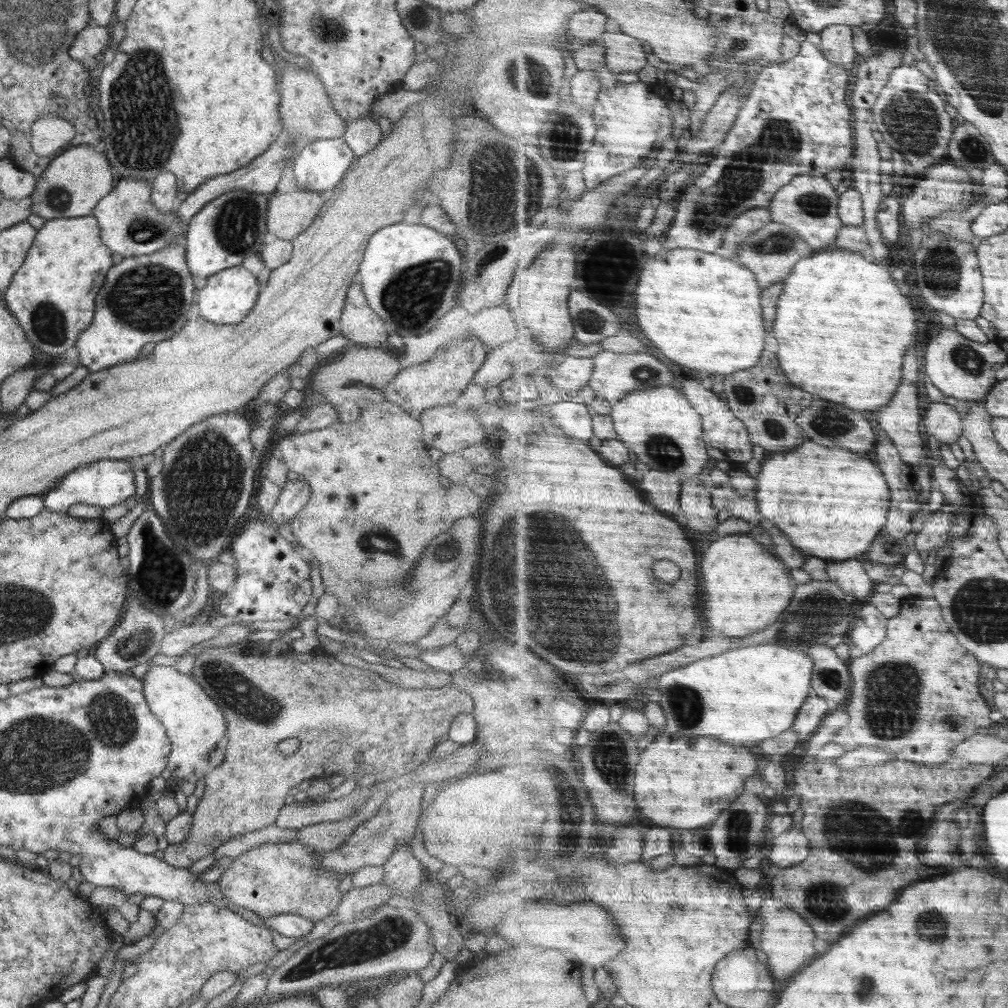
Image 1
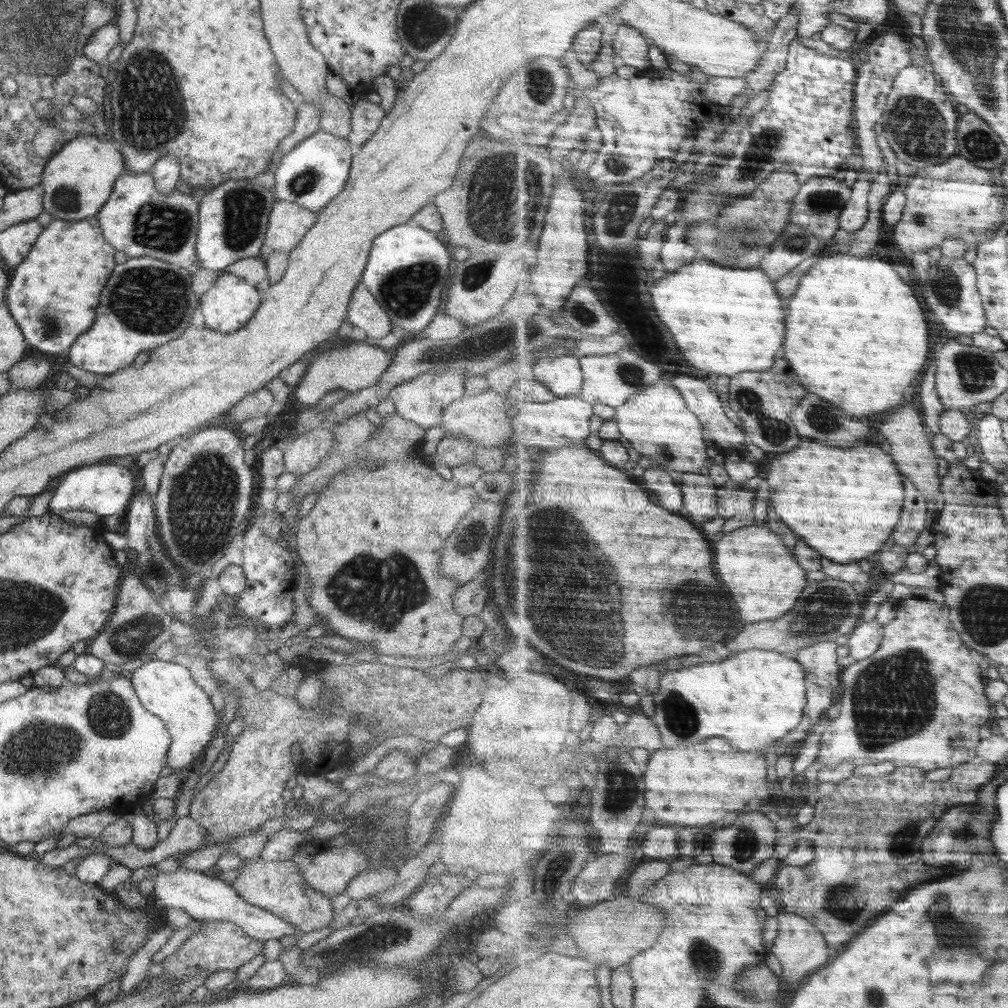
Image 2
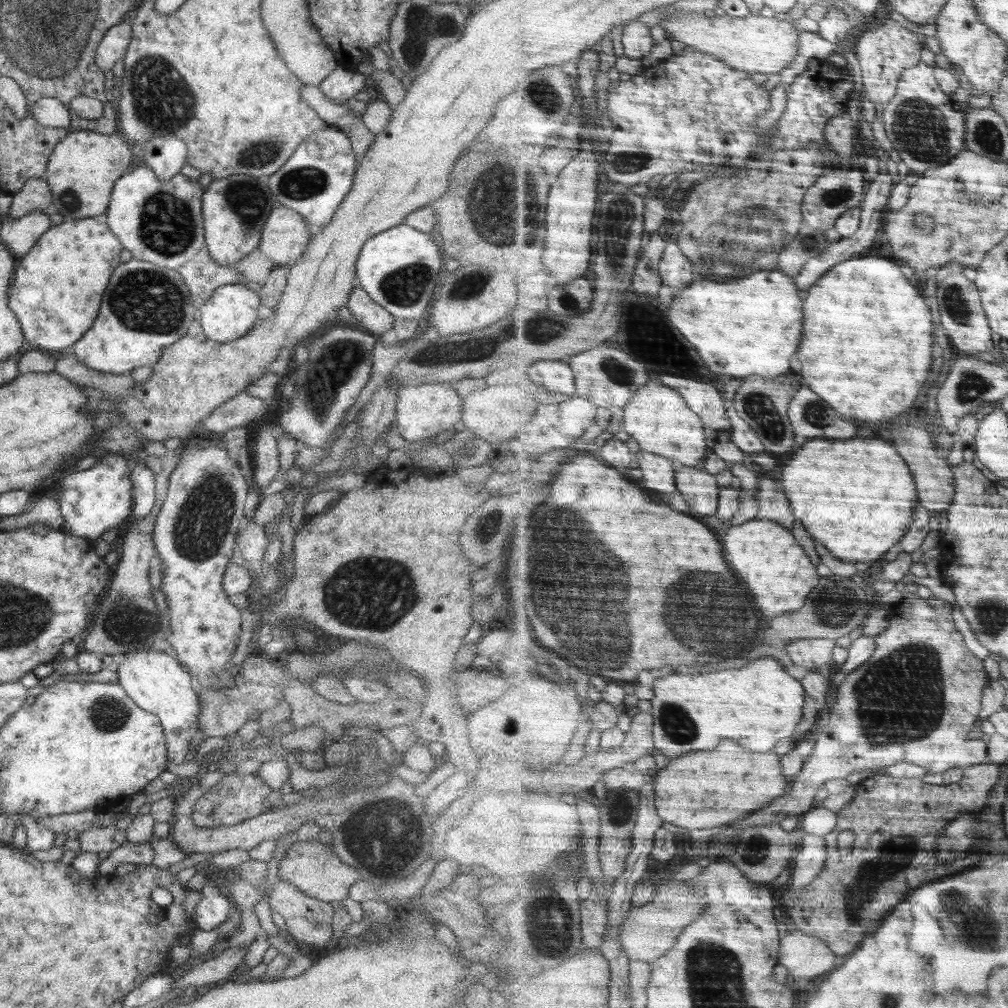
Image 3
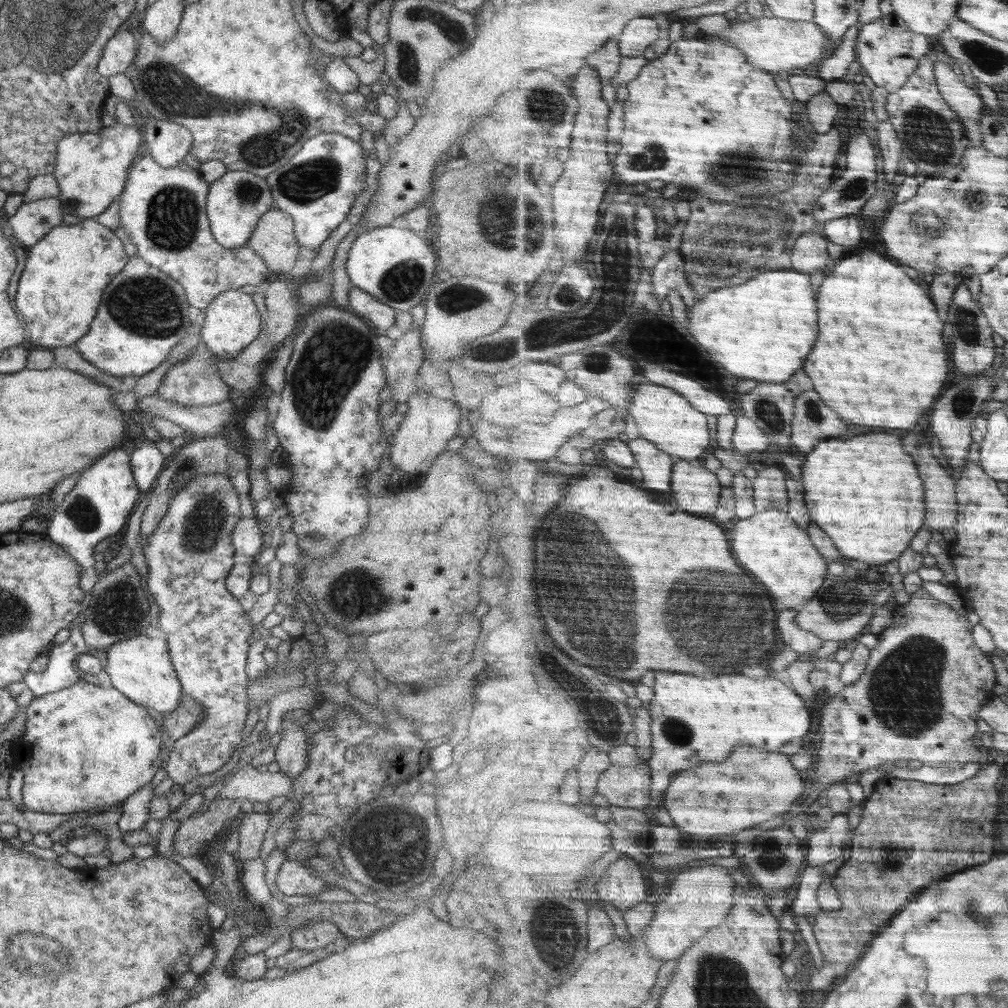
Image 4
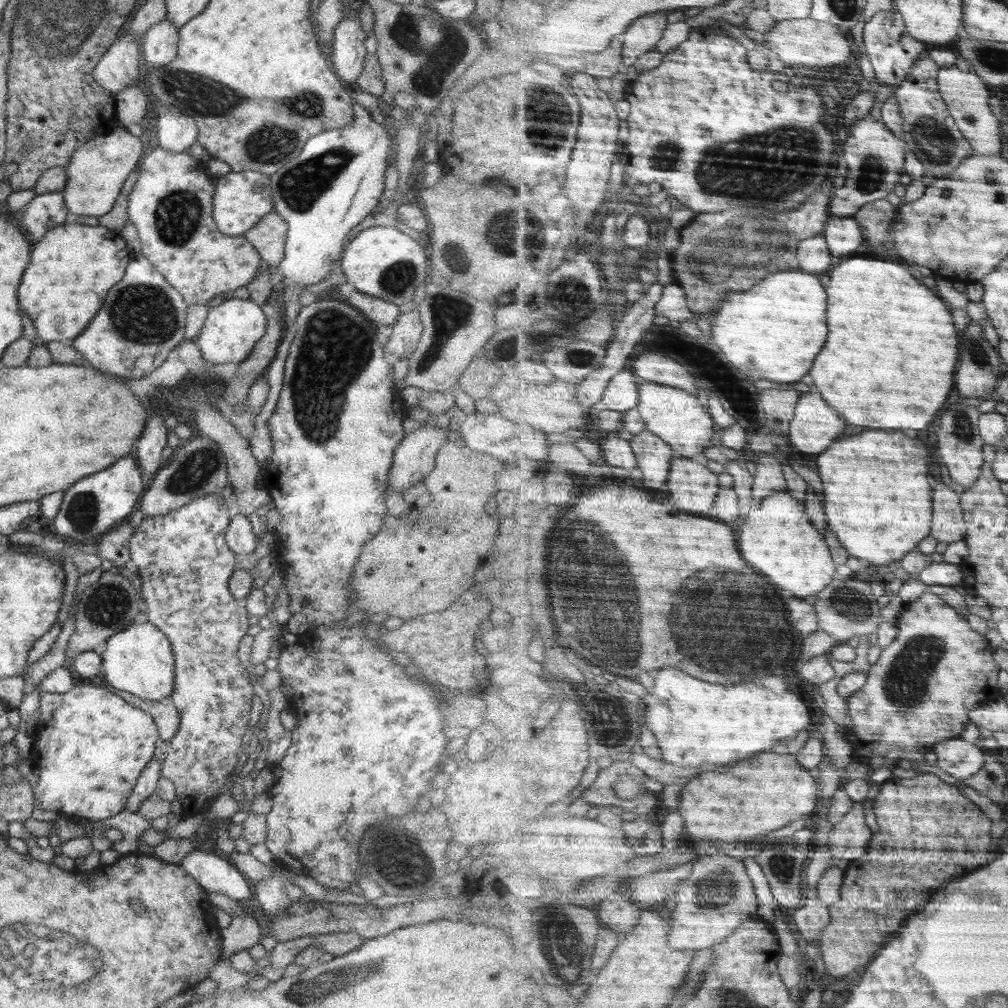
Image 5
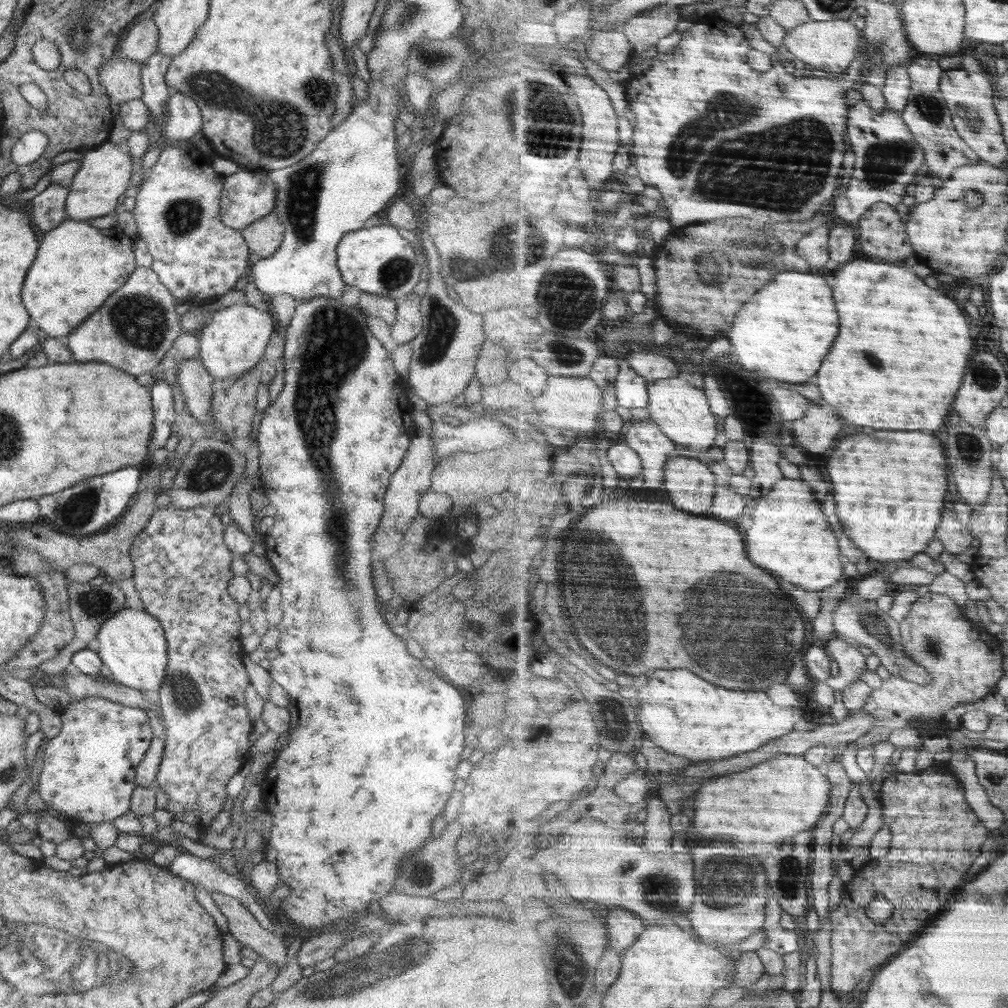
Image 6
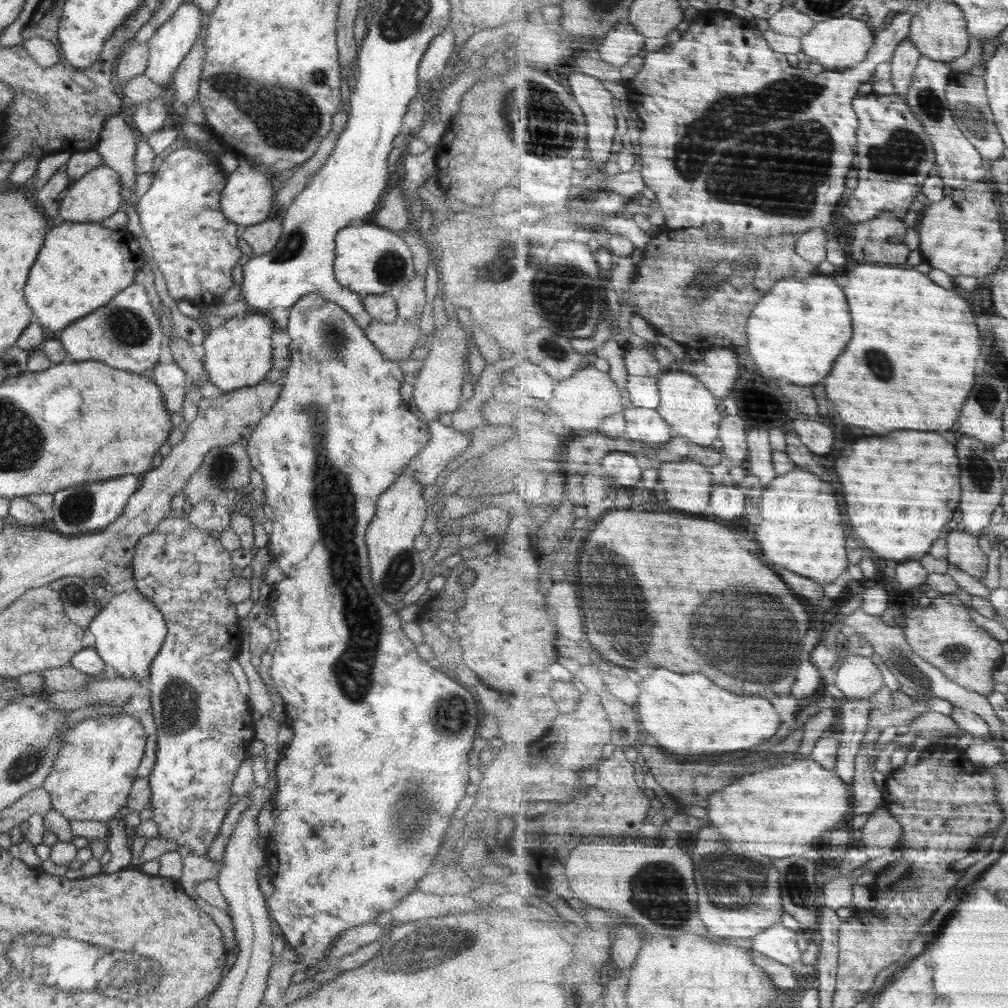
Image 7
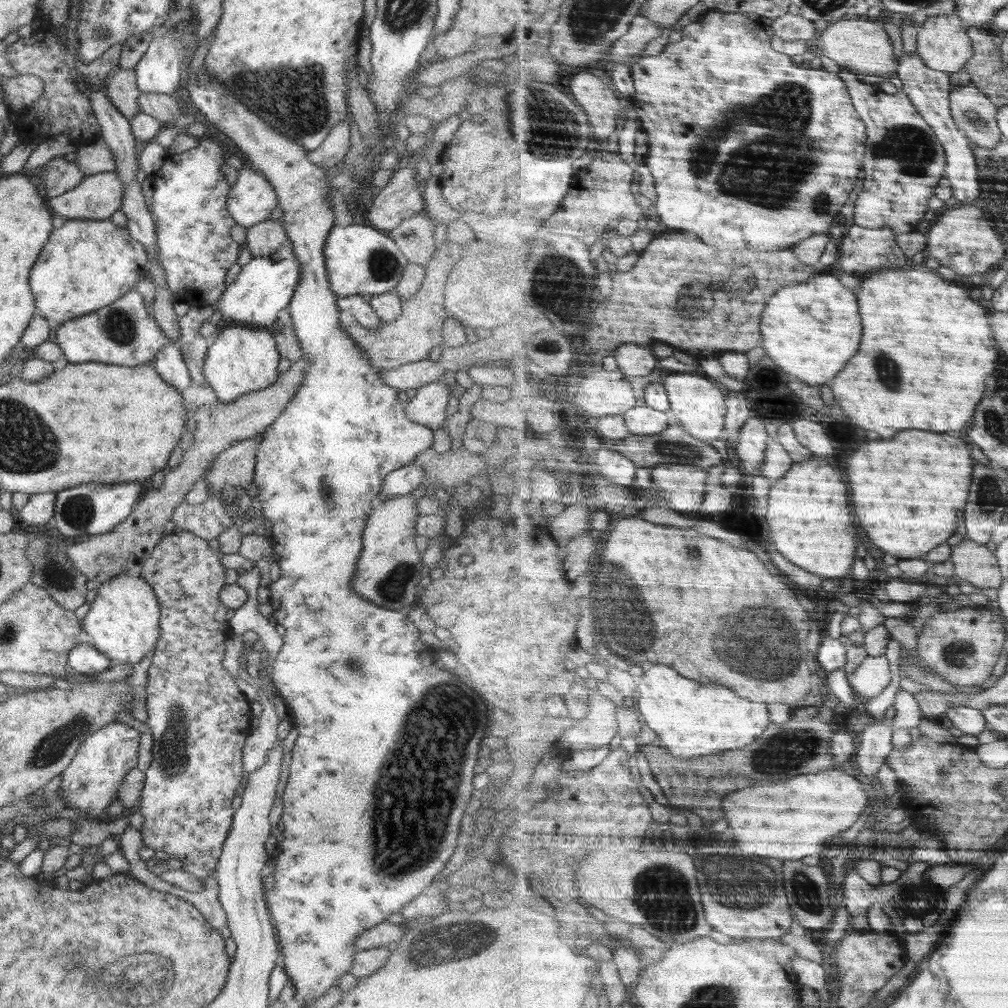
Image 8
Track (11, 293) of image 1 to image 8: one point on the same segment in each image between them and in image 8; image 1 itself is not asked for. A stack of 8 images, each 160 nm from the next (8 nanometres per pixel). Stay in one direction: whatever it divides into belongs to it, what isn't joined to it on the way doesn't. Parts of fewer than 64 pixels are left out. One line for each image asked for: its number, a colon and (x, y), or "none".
2: (53, 295)
3: (58, 286)
4: (60, 288)
5: (72, 264)
6: (78, 266)
7: (81, 266)
8: (87, 264)

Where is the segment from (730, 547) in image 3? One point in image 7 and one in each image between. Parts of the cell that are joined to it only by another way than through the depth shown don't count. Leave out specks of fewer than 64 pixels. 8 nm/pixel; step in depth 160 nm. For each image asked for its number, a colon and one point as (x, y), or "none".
4: (770, 544)
5: (779, 538)
6: (792, 537)
7: (804, 530)

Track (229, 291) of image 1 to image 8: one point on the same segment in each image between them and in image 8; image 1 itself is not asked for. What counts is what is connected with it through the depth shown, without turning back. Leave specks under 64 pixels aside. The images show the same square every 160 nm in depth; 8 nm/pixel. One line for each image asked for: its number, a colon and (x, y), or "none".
2: (227, 306)
3: (231, 312)
4: (232, 321)
5: (231, 330)
6: (234, 341)
7: (237, 353)
8: (243, 358)

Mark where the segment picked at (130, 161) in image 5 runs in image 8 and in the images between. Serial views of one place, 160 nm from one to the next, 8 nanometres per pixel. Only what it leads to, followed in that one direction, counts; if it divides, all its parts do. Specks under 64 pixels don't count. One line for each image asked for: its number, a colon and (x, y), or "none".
6: (105, 173)
7: (97, 195)
8: (98, 196)

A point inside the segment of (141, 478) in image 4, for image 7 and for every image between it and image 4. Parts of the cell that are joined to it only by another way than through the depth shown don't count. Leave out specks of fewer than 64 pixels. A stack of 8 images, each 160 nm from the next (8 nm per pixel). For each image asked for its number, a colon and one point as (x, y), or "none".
5: (150, 445)
6: (161, 392)
7: (171, 378)

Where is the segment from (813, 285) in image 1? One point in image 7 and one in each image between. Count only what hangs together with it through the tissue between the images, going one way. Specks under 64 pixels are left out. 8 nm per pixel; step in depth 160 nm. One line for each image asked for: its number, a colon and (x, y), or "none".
2: (858, 336)
3: (869, 349)
4: (882, 361)
5: (891, 362)
6: (905, 348)
7: (915, 352)

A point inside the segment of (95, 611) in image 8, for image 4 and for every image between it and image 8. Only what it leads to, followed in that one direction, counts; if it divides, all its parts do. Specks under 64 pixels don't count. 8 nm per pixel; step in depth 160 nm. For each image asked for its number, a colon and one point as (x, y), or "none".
4: (140, 668)
5: (139, 660)
6: (132, 644)
7: (129, 630)

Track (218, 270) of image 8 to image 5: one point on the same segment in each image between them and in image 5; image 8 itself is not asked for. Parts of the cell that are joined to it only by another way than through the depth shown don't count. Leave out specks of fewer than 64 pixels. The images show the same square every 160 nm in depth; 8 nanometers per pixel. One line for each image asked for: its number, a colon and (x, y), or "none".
5: (170, 205)
6: (196, 257)
7: (194, 245)

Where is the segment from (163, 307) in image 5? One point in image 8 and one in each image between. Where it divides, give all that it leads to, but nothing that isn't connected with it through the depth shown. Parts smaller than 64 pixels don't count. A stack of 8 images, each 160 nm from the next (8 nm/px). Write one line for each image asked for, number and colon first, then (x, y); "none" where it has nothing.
6: (140, 321)
7: (126, 334)
8: (123, 333)

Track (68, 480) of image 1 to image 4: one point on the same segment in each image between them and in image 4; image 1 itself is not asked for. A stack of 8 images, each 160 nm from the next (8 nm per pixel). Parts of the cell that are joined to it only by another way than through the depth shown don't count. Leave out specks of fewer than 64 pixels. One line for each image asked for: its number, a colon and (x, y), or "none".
2: (105, 489)
3: (93, 501)
4: (106, 494)

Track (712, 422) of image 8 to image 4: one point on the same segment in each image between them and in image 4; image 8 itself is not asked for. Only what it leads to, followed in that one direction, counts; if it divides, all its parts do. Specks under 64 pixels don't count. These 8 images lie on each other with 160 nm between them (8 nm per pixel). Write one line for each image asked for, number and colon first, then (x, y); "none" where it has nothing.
4: (664, 415)
5: (677, 415)
6: (682, 410)
7: (688, 404)

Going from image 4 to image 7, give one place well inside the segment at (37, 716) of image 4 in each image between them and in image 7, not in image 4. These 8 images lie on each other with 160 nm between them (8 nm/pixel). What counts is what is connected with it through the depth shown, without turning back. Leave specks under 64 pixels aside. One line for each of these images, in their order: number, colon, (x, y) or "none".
5: (90, 746)
6: (89, 772)
7: (92, 776)

